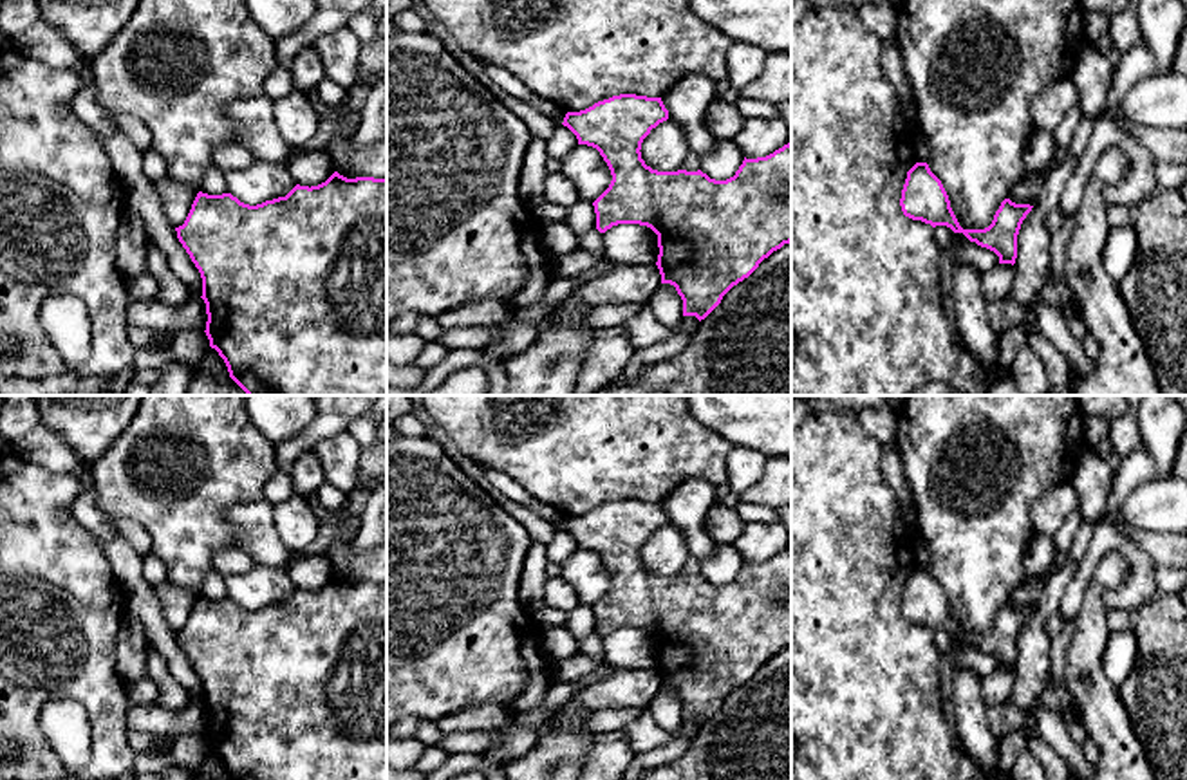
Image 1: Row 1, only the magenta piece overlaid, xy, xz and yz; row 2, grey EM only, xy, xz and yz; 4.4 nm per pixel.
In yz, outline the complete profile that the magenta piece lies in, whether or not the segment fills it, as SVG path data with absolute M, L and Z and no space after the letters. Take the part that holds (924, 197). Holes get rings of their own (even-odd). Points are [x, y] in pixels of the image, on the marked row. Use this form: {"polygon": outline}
{"polygon": "M916 162L907 172L900 206L905 217L921 220L932 228L947 226L954 233L963 233L970 242L994 251L999 256L999 264L1012 265L1017 258L1017 235L1021 224L1033 208L1005 199L988 228L963 229L950 208L941 181L930 172L927 162Z"}

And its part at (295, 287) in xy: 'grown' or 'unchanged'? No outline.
unchanged

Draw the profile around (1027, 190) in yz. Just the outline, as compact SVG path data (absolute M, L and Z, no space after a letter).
M1053 159L1042 166L1037 172L1026 172L1026 175L1015 182L1008 193L1008 199L1015 204L1030 204L1033 206L1033 202L1039 199L1041 195L1041 188L1046 181L1046 177L1051 173L1053 170Z

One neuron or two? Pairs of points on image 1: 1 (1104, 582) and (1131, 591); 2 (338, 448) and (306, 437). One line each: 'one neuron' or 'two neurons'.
1: two neurons
2: two neurons

